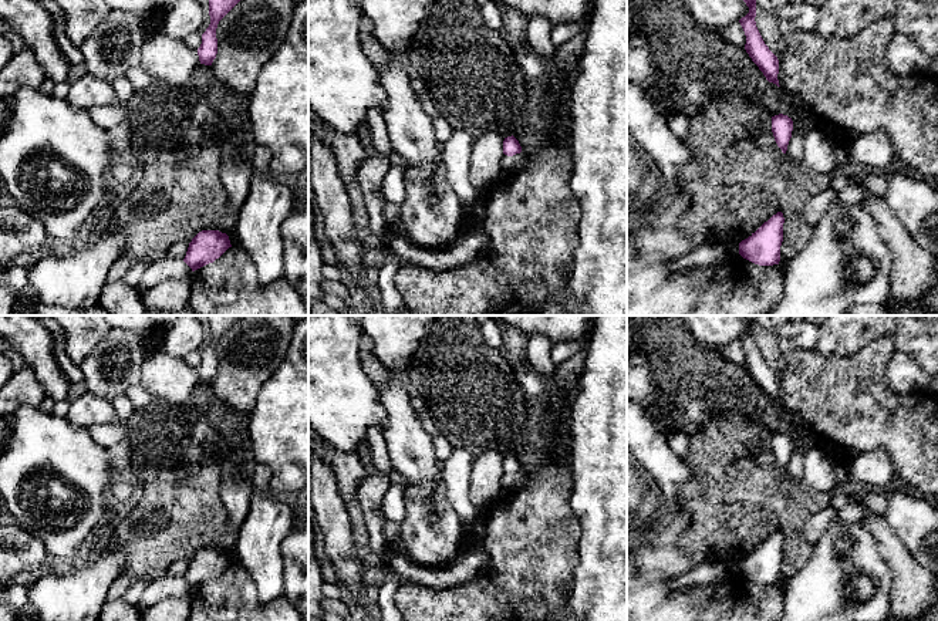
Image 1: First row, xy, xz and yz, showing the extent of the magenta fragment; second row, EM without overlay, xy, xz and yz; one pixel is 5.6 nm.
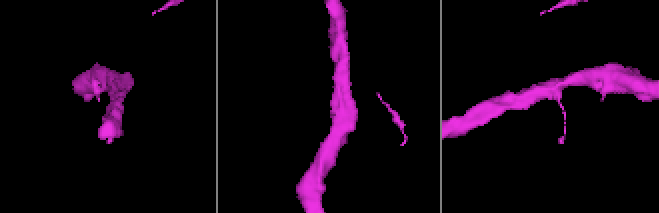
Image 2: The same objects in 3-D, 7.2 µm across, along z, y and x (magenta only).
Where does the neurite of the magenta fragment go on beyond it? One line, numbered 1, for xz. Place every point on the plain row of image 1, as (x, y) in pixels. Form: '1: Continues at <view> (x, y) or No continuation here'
1: No continuation here

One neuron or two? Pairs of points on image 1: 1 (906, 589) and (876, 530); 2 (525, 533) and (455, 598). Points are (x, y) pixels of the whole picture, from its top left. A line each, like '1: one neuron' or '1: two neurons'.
1: one neuron
2: one neuron

